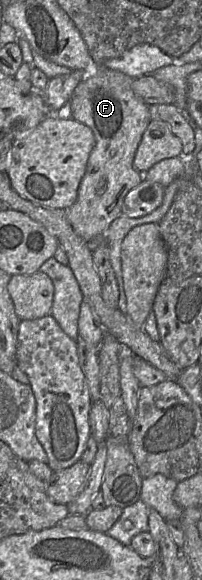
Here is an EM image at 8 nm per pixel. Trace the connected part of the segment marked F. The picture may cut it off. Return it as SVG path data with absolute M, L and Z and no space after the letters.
M93 66L84 73L63 112L91 128L96 140L77 199L65 209L74 231L86 242L103 235L111 222L122 215L125 196L143 180L143 174L134 168L133 161L151 116L150 106L133 92L133 80L104 66L97 66L94 71Z

